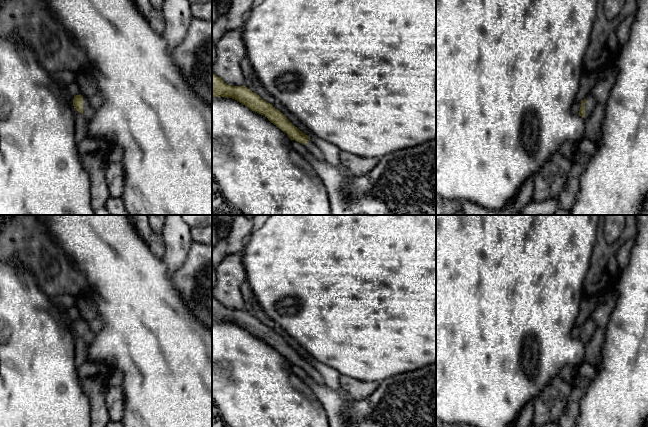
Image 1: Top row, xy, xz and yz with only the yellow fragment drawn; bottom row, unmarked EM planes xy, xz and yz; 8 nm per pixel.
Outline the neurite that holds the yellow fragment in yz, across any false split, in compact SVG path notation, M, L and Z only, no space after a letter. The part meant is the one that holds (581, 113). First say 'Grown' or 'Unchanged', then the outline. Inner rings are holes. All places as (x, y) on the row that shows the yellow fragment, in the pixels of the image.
Grown. M588 95L584 100L581 101L581 108L579 110L579 116L582 118L588 117L592 114L597 100L593 95Z

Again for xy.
Grown. M81 94L74 96L73 106L87 120L92 118L95 113L95 108L90 105L89 99L83 97Z

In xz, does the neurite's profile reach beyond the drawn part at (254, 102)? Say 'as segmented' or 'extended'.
extended

